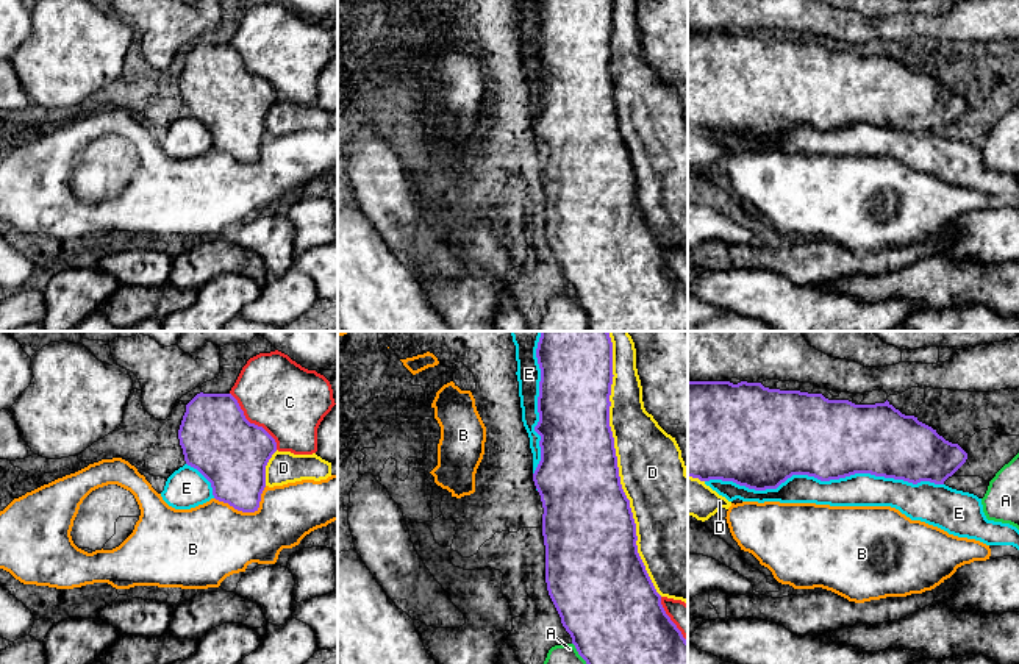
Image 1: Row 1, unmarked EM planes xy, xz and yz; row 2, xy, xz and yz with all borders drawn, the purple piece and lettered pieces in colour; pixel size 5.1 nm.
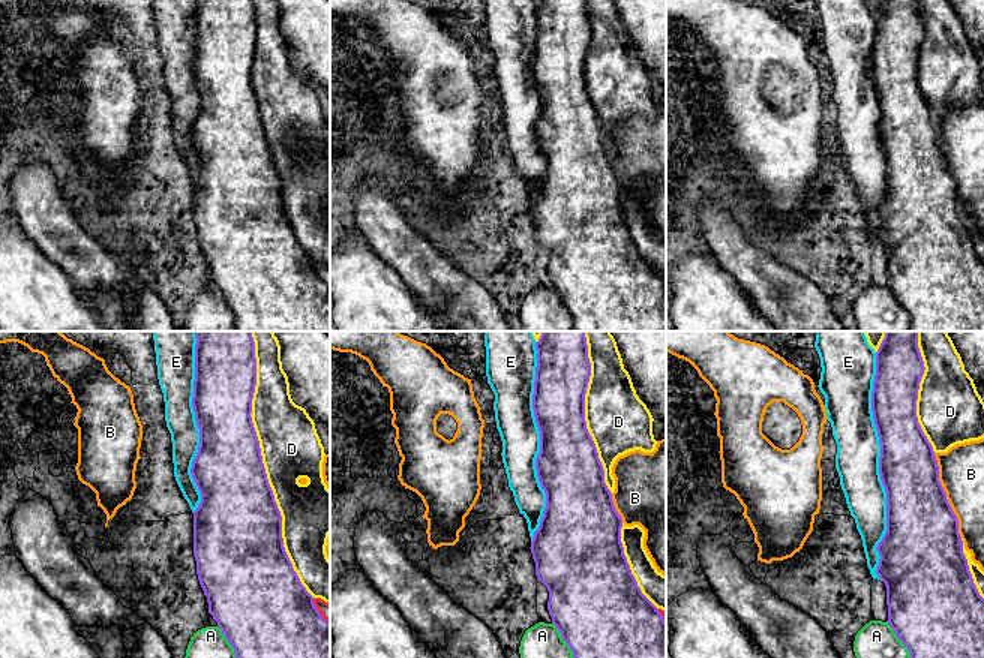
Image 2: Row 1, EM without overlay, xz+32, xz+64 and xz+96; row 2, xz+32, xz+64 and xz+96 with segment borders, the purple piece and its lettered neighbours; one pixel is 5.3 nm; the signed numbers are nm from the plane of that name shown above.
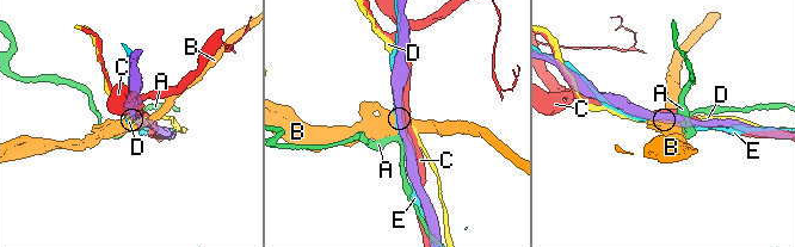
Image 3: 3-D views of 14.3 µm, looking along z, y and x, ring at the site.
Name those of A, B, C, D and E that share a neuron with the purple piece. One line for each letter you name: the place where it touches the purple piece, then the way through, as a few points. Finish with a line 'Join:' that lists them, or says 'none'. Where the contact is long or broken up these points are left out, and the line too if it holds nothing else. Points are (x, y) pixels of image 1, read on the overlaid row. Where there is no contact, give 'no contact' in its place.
E: contact yz (824, 480)
Join: E

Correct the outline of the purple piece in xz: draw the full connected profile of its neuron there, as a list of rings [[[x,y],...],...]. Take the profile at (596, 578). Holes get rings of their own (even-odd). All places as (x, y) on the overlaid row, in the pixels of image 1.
[[[511,331],[516,345],[522,422],[541,495],[549,595],[586,664],[688,664],[688,641],[661,605],[638,553],[636,523],[619,477],[610,427],[613,342],[608,331]]]

